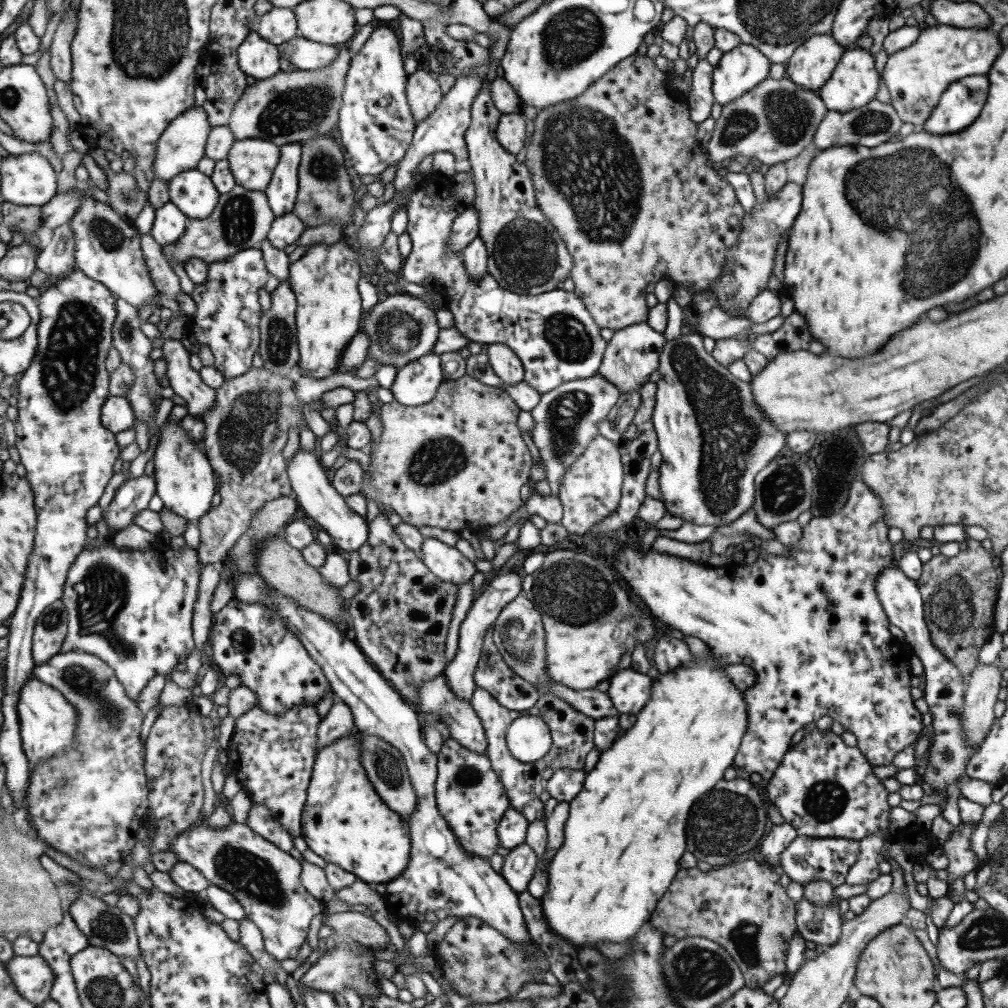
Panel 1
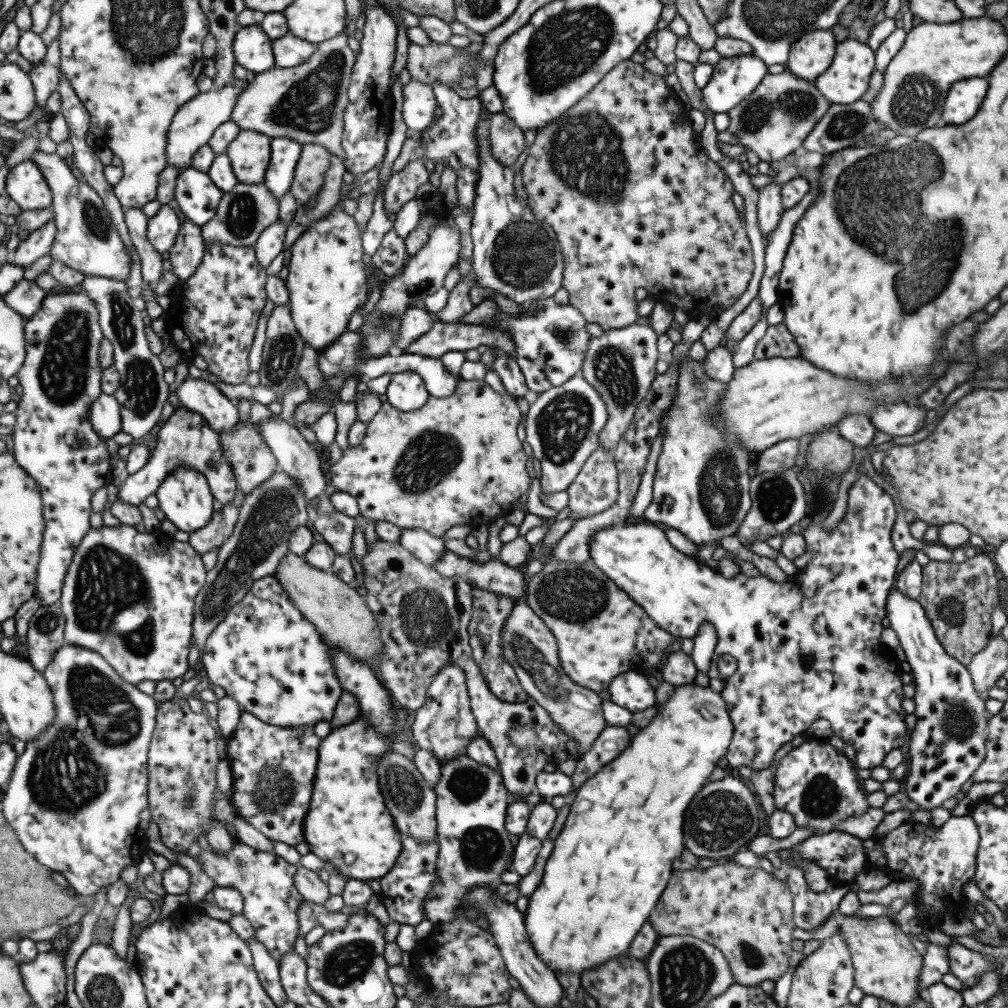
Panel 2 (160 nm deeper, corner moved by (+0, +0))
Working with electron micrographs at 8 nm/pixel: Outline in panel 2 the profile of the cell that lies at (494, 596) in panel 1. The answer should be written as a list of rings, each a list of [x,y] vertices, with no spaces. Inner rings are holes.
[[[447,664],[433,677],[423,704],[413,712],[409,730],[413,746],[419,750],[428,750],[439,765],[453,761],[458,754],[466,754],[467,745],[480,732],[470,711],[465,673],[458,666]]]

